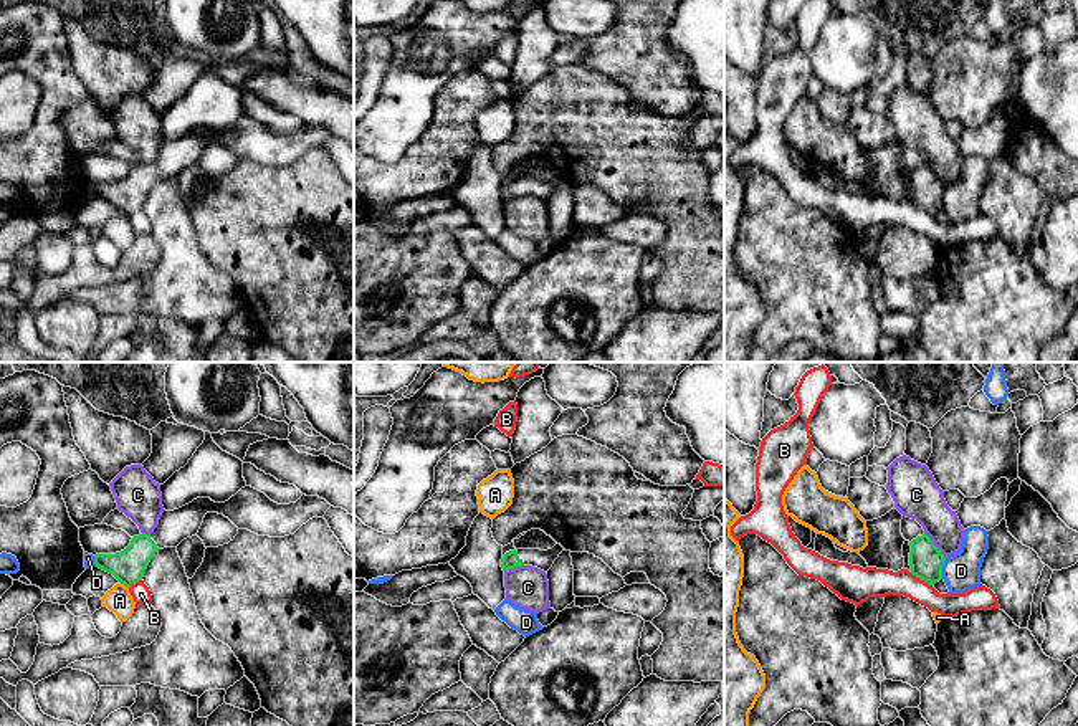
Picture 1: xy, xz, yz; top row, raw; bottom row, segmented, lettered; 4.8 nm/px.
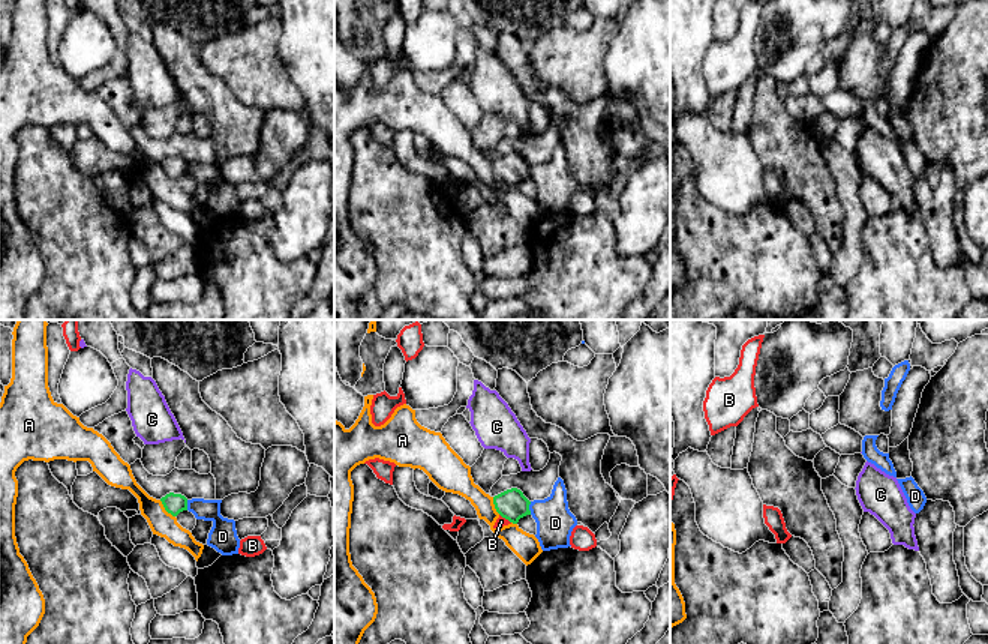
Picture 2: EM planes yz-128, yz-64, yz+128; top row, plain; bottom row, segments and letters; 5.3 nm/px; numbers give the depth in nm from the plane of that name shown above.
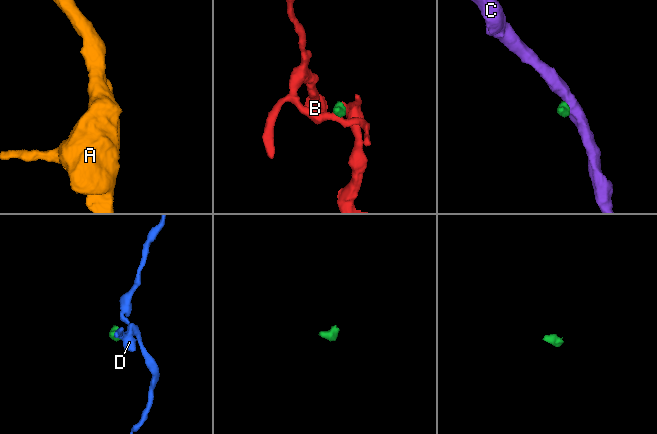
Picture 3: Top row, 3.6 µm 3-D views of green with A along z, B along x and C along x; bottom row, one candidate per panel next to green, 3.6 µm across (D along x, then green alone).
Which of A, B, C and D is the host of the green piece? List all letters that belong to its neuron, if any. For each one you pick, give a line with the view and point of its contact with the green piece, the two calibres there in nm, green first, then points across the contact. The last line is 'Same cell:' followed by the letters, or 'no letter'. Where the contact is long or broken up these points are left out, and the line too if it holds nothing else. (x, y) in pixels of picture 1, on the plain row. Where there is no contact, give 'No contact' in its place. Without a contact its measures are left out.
Same cell: no letter

